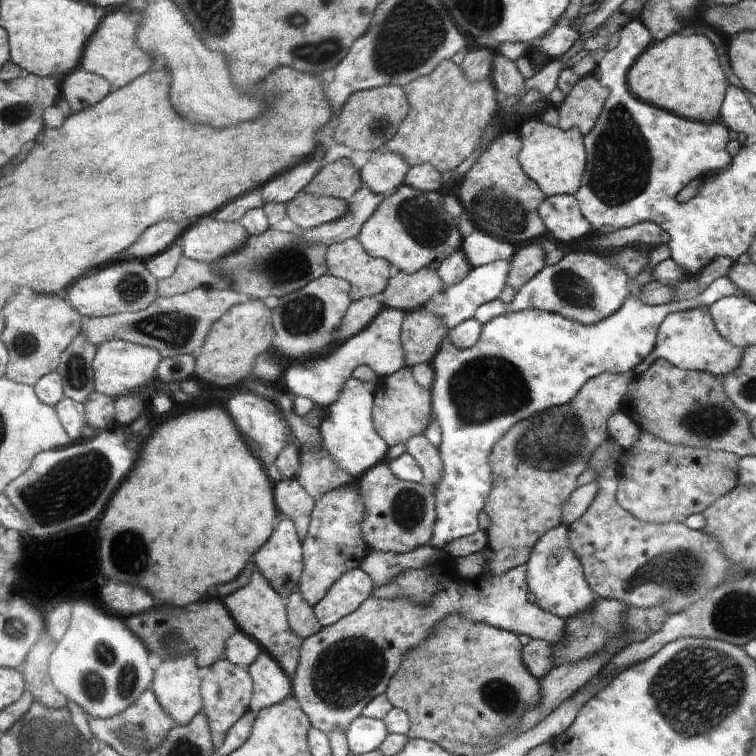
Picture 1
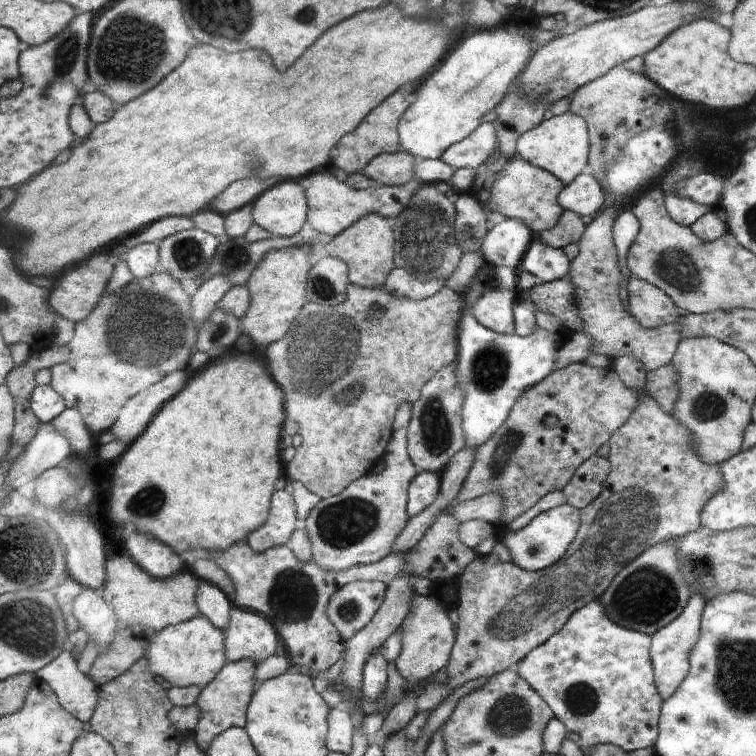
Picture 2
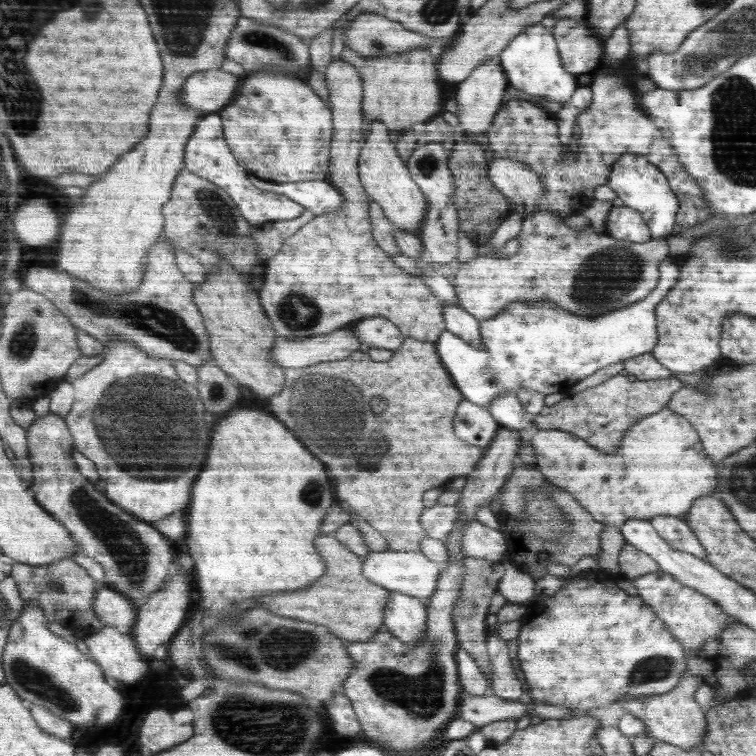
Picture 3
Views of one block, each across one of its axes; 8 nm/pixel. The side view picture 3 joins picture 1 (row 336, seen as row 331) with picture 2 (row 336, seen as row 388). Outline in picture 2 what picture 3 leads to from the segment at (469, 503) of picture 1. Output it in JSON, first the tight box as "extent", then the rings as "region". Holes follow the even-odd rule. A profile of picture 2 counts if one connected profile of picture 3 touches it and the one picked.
{"extent":[457,268,572,448],"region":[[[482,268],[467,292],[462,293],[465,298],[465,310],[459,330],[457,365],[459,383],[462,383],[462,388],[466,389],[461,412],[466,437],[464,447],[478,448],[502,426],[510,409],[522,393],[554,371],[556,353],[569,341],[572,334],[572,331],[564,327],[559,319],[551,314],[536,311],[523,296],[520,302],[535,314],[537,330],[527,337],[491,331],[471,313],[472,305],[475,305],[479,296],[485,291],[484,280],[486,280],[486,271]]]}

